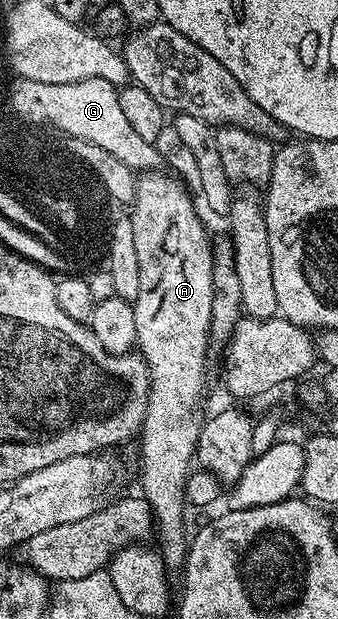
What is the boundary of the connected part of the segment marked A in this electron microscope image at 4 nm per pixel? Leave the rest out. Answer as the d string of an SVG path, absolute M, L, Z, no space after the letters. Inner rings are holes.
M149 171L138 180L135 195L131 202L131 208L133 208L133 213L131 212L131 231L135 235L135 255L139 258L139 295L131 304L135 311L136 348L149 368L149 406L145 412L145 421L141 425L139 434L139 442L141 441L141 489L139 489L139 493L149 505L149 510L153 512L156 524L159 526L159 533L161 529L159 552L166 570L169 571L174 571L173 569L180 570L184 566L187 552L187 533L185 537L184 525L185 507L187 508L186 485L191 476L189 464L192 466L197 456L199 431L206 418L206 414L201 413L201 396L205 393L205 352L209 349L211 324L213 322L213 255L210 242L208 240L205 242L205 229L201 226L201 219L197 215L197 209L193 206L193 201L189 197L192 197L190 190L186 189L176 176L165 171Z

